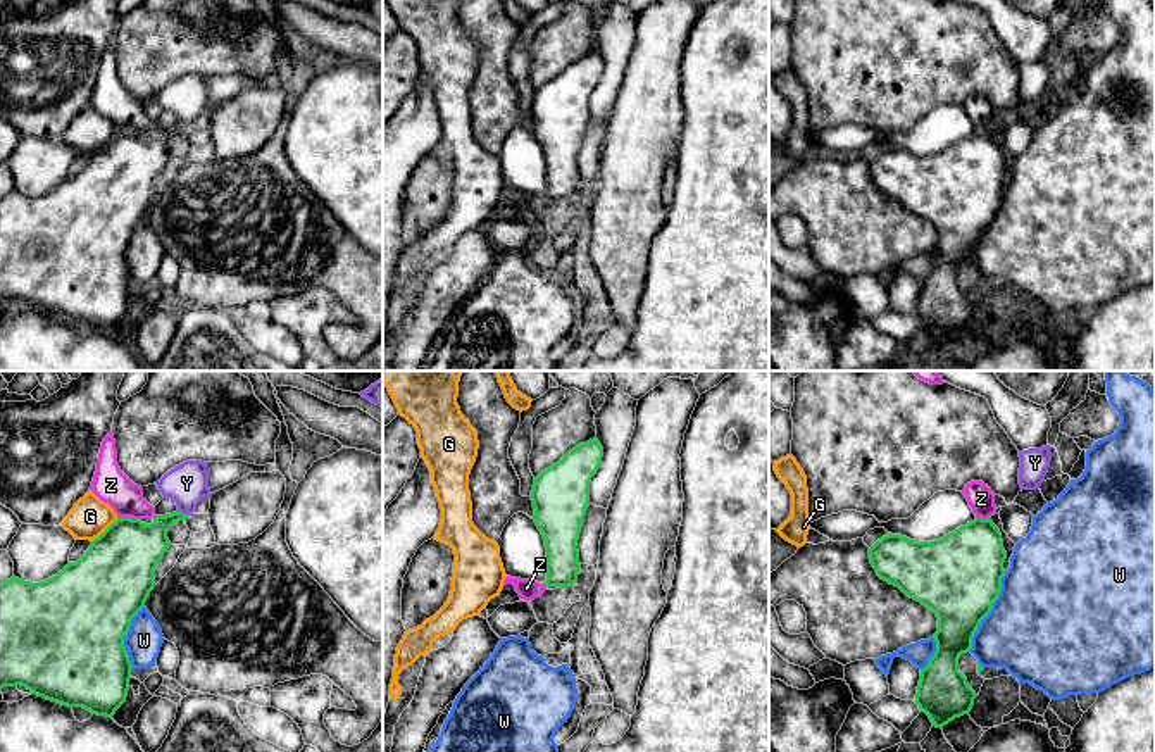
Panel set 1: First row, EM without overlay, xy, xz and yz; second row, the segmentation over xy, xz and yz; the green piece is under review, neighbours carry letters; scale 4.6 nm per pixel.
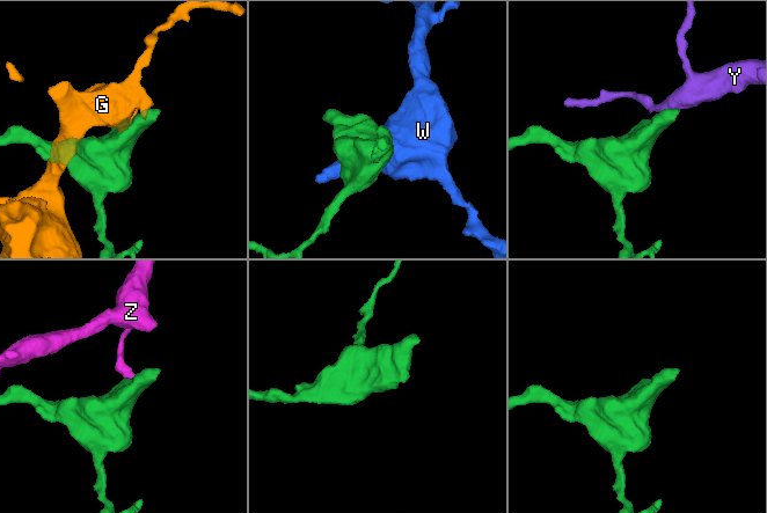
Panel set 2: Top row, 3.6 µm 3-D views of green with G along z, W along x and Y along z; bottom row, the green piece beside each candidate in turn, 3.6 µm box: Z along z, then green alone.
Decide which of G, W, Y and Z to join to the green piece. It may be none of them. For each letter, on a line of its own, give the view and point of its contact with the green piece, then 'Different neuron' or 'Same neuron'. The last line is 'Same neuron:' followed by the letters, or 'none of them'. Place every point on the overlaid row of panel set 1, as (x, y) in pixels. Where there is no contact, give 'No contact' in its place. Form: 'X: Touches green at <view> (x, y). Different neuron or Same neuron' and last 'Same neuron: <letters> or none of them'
G: Touches green at xy (106, 530). Different neuron
W: Touches green at yz (990, 611). Different neuron
Y: Touches green at xy (181, 513). Same neuron
Z: Touches green at xy (128, 518). Different neuron
Same neuron: Y

